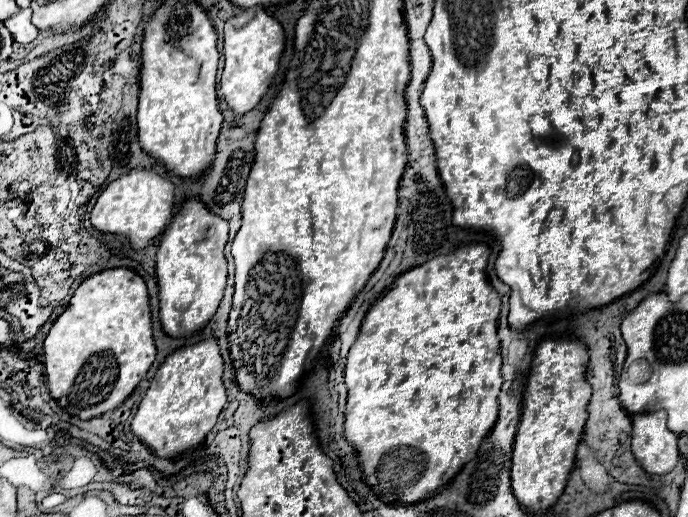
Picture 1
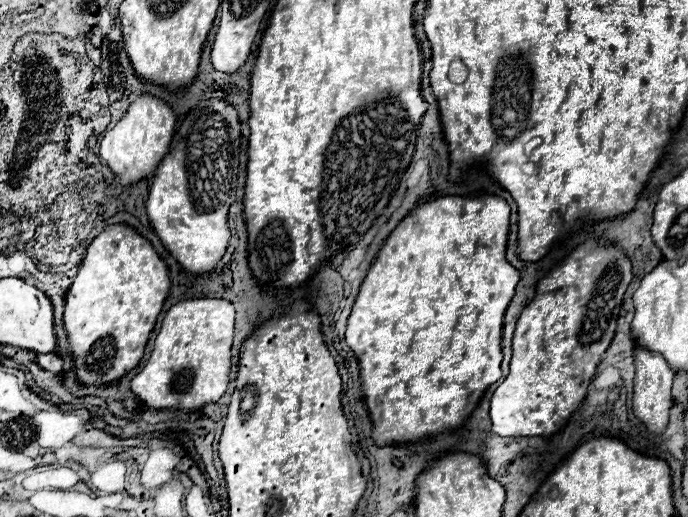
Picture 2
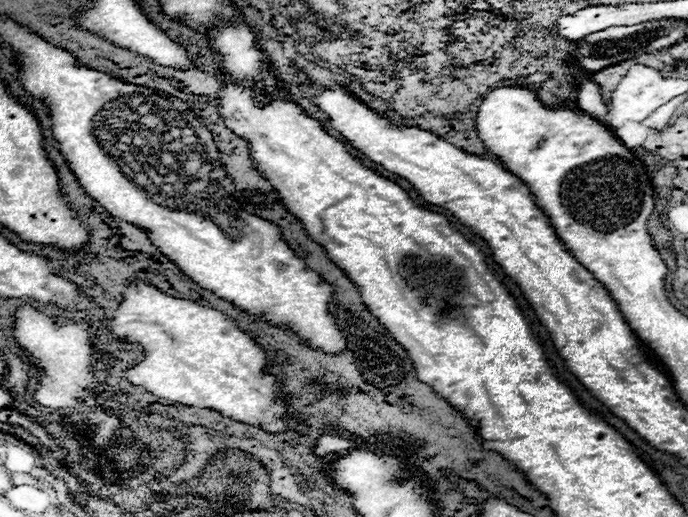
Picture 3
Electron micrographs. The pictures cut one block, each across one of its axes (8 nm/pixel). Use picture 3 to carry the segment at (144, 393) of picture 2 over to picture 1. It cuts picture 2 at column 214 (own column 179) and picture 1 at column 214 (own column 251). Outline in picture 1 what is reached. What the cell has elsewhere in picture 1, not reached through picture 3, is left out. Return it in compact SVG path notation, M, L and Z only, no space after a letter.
M216 338L172 352L156 370L146 396L140 402L138 412L132 418L132 432L160 458L174 458L184 450L196 448L214 428L216 418L226 404L222 374L224 360Z

